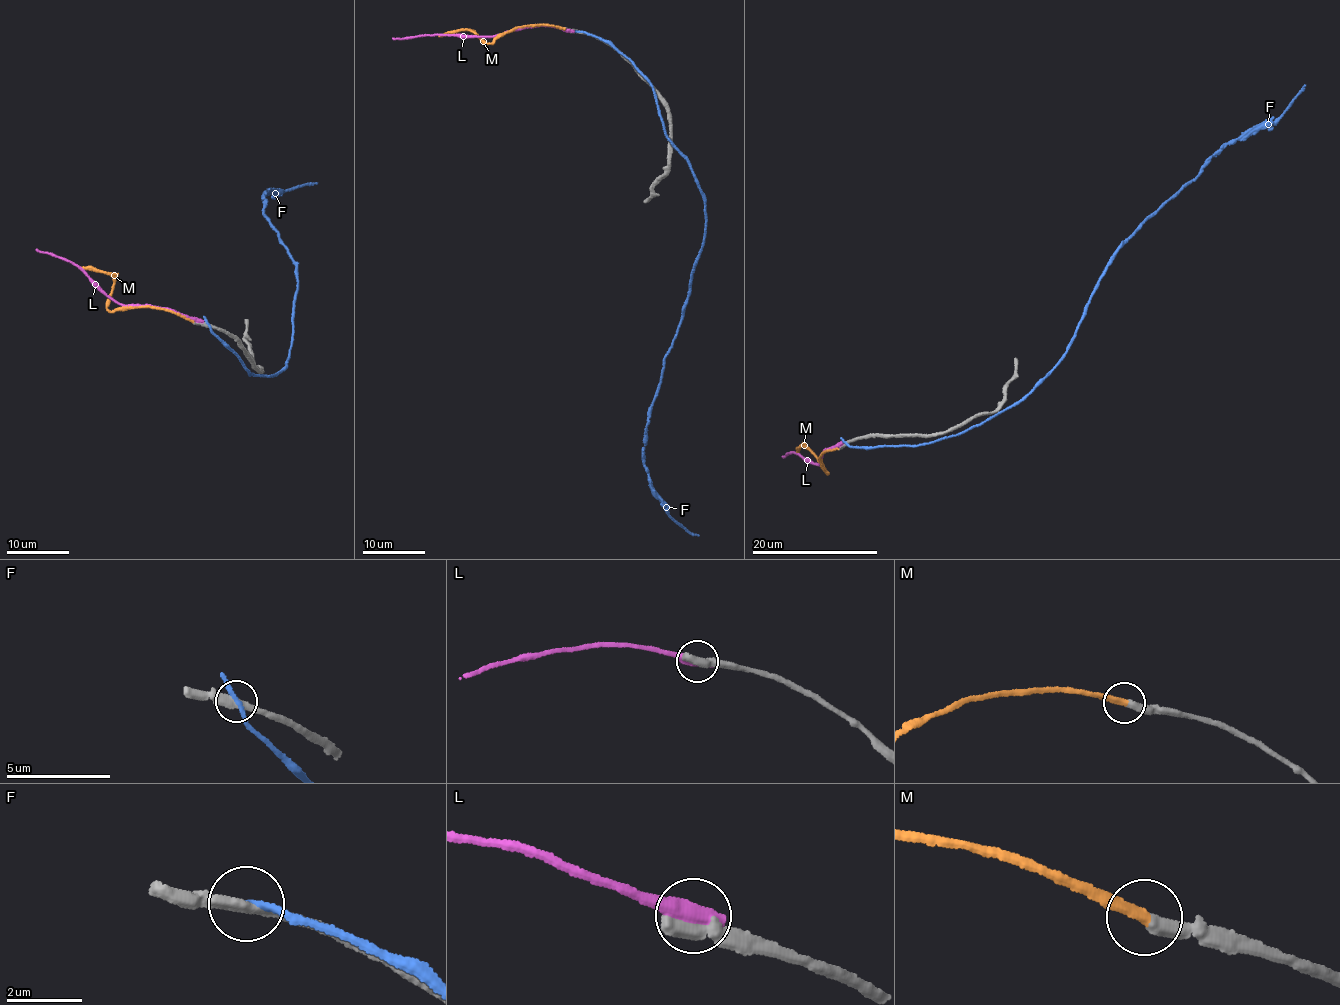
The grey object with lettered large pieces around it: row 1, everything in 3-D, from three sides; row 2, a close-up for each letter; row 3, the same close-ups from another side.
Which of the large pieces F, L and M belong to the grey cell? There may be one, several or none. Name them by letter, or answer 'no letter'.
M

